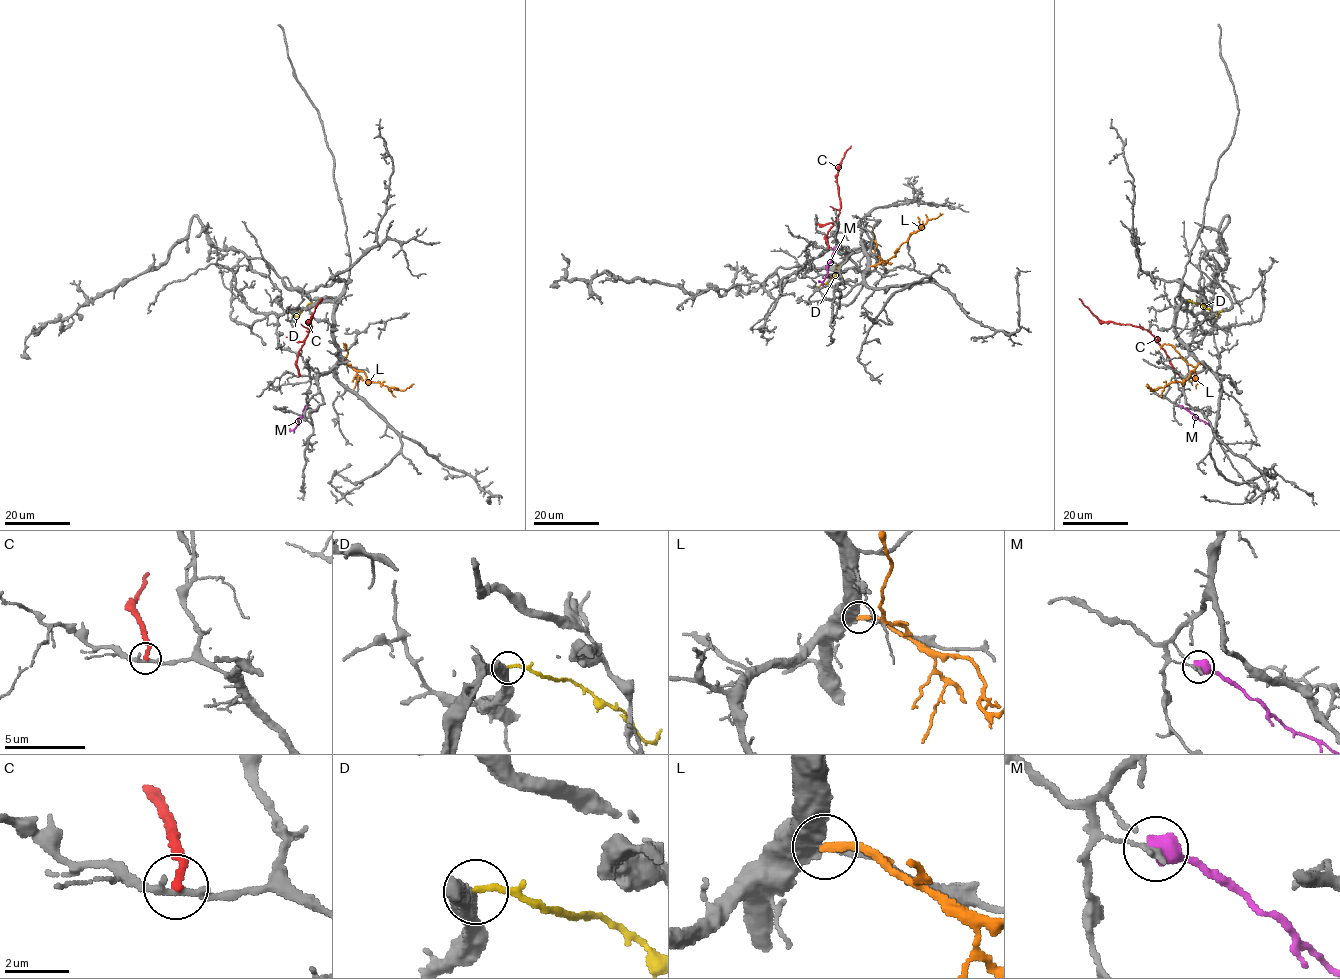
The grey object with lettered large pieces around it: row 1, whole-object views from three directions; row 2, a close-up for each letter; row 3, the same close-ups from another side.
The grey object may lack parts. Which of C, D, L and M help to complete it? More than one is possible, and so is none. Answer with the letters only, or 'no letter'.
D

